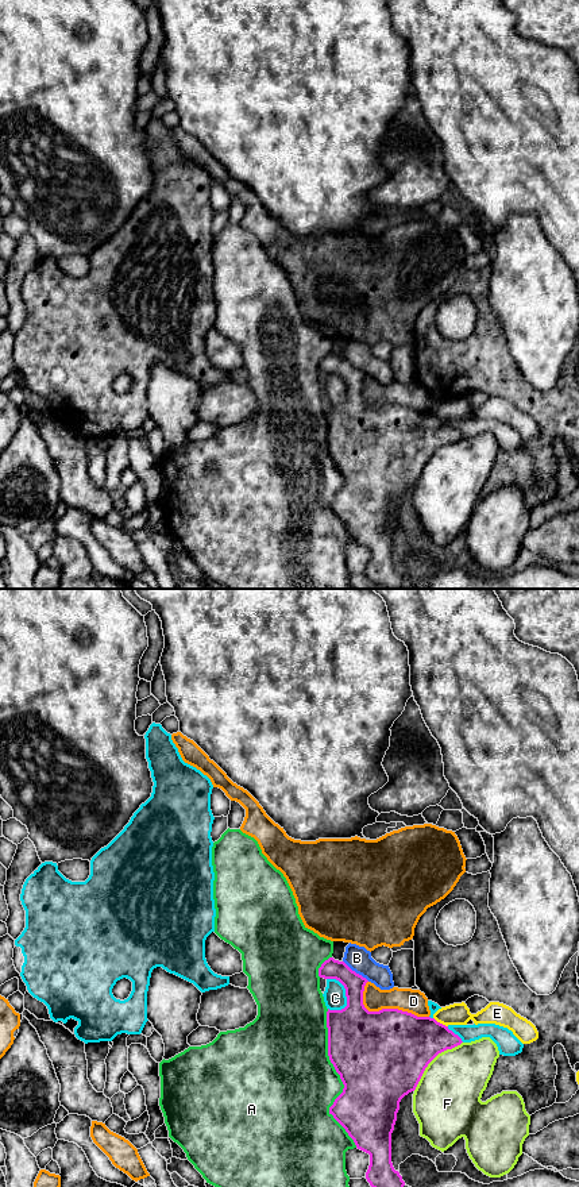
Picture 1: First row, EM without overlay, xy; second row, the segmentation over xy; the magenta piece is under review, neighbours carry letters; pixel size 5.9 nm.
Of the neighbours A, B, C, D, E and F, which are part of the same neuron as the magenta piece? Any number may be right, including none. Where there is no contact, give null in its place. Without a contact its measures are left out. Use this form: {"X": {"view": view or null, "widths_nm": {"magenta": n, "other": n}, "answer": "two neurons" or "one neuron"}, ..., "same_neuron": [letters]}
{"A": {"view": "xy", "widths_nm": {"magenta": 500, "other": 460}, "answer": "two neurons"}, "B": {"view": "xy", "widths_nm": {"magenta": 150, "other": 150}, "answer": "two neurons"}, "C": {"view": "xy", "widths_nm": {"magenta": 300, "other": 130}, "answer": "two neurons"}, "D": {"view": "xy", "widths_nm": {"magenta": 500, "other": 140}, "answer": "two neurons"}, "E": {"view": "xy", "widths_nm": {"magenta": 380, "other": 130}, "answer": "two neurons"}, "F": {"view": "xy", "widths_nm": {"magenta": 460, "other": 400}, "answer": "two neurons"}, "same_neuron": []}

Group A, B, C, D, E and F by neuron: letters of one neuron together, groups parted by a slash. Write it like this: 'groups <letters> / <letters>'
groups A / B / C / D / E / F

